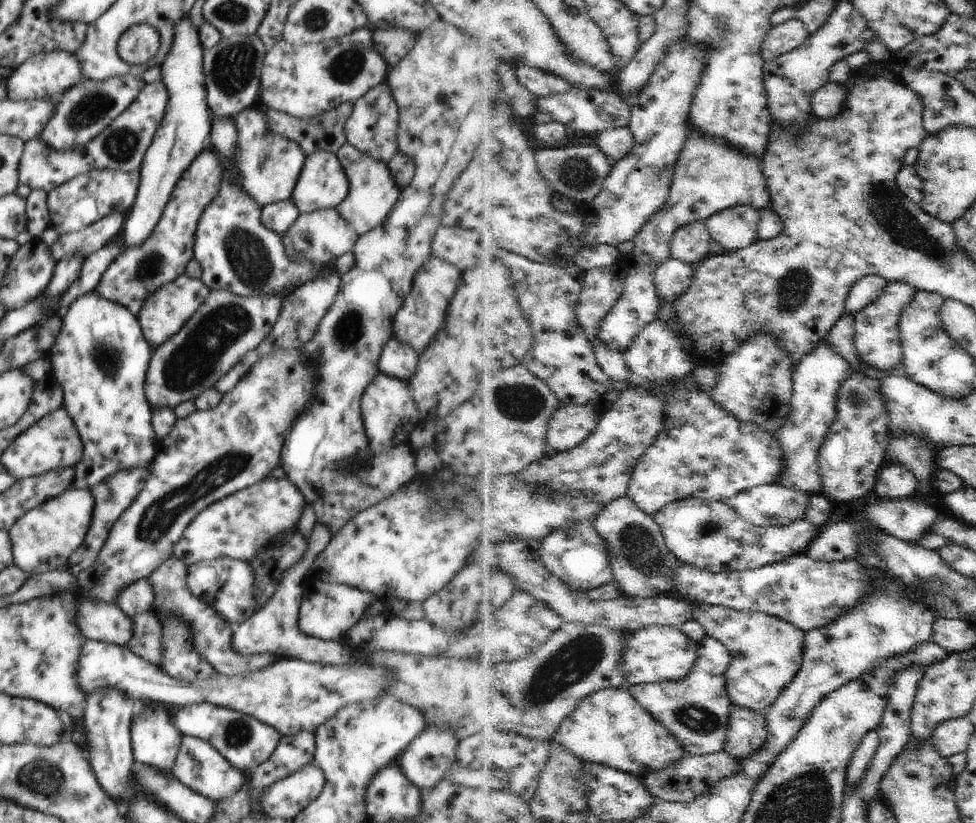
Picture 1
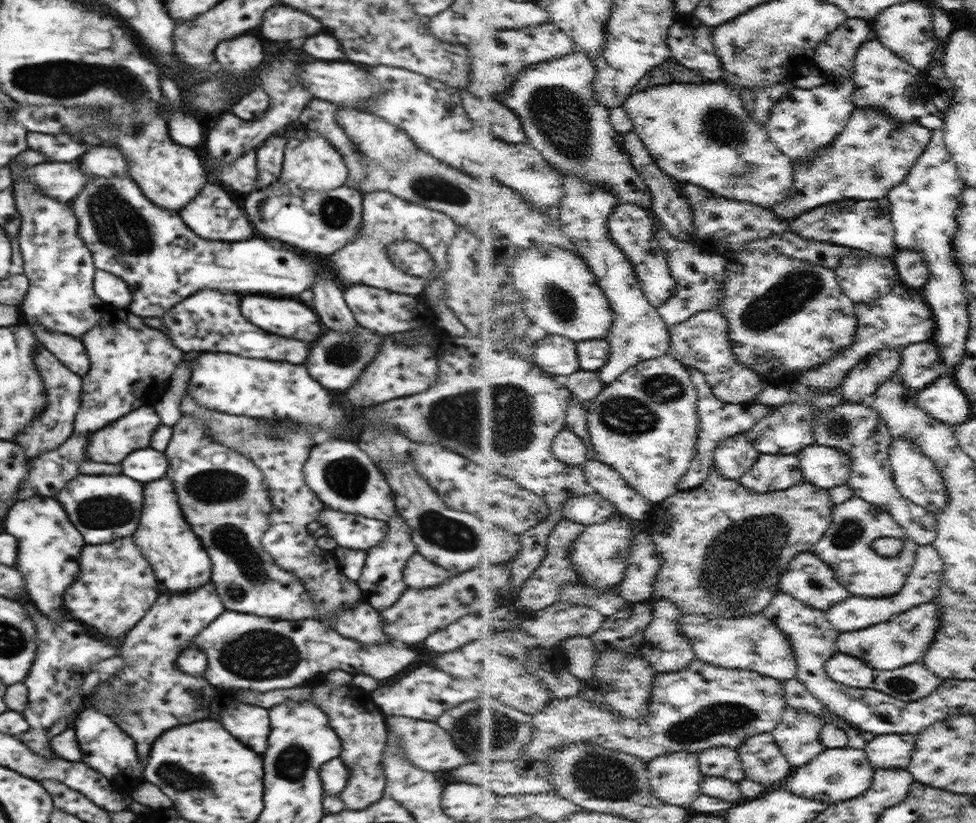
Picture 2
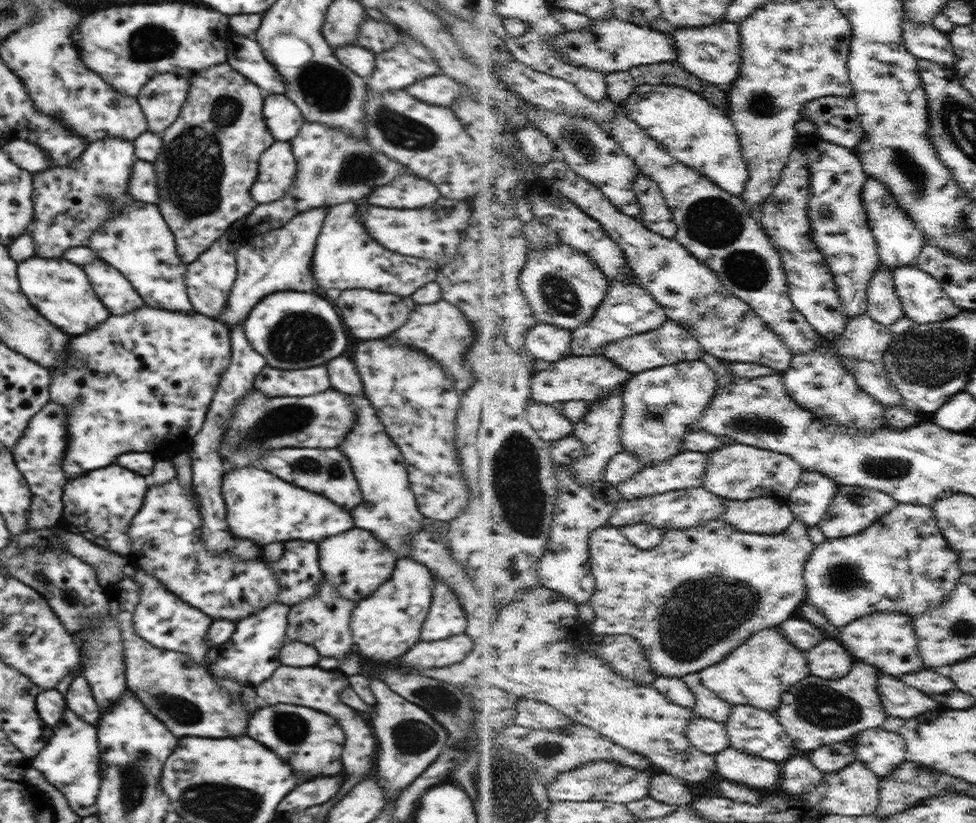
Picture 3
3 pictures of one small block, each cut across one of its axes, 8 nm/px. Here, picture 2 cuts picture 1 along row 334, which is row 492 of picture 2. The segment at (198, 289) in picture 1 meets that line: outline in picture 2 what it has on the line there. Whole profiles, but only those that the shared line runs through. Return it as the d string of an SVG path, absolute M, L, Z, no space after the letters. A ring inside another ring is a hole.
M171 480L144 483L142 514L133 534L133 541L141 555L150 563L160 594L190 592L202 588L211 578L211 560L196 533L185 521L178 499L172 490Z

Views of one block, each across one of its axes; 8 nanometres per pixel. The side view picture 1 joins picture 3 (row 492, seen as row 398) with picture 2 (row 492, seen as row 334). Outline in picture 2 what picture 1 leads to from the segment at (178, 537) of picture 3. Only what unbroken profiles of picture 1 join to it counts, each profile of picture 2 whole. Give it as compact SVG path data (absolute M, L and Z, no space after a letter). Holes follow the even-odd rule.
M181 416L180 422L173 426L174 440L166 448L168 458L168 472L166 478L171 480L182 509L185 521L196 533L204 545L211 560L211 578L216 592L225 610L242 612L256 616L269 616L280 620L319 620L317 604L306 594L305 586L291 570L284 570L276 563L272 555L268 554L261 545L262 535L269 527L269 514L274 508L270 494L264 484L263 474L254 463L240 452L221 446L215 442L205 430L205 424L193 416Z

